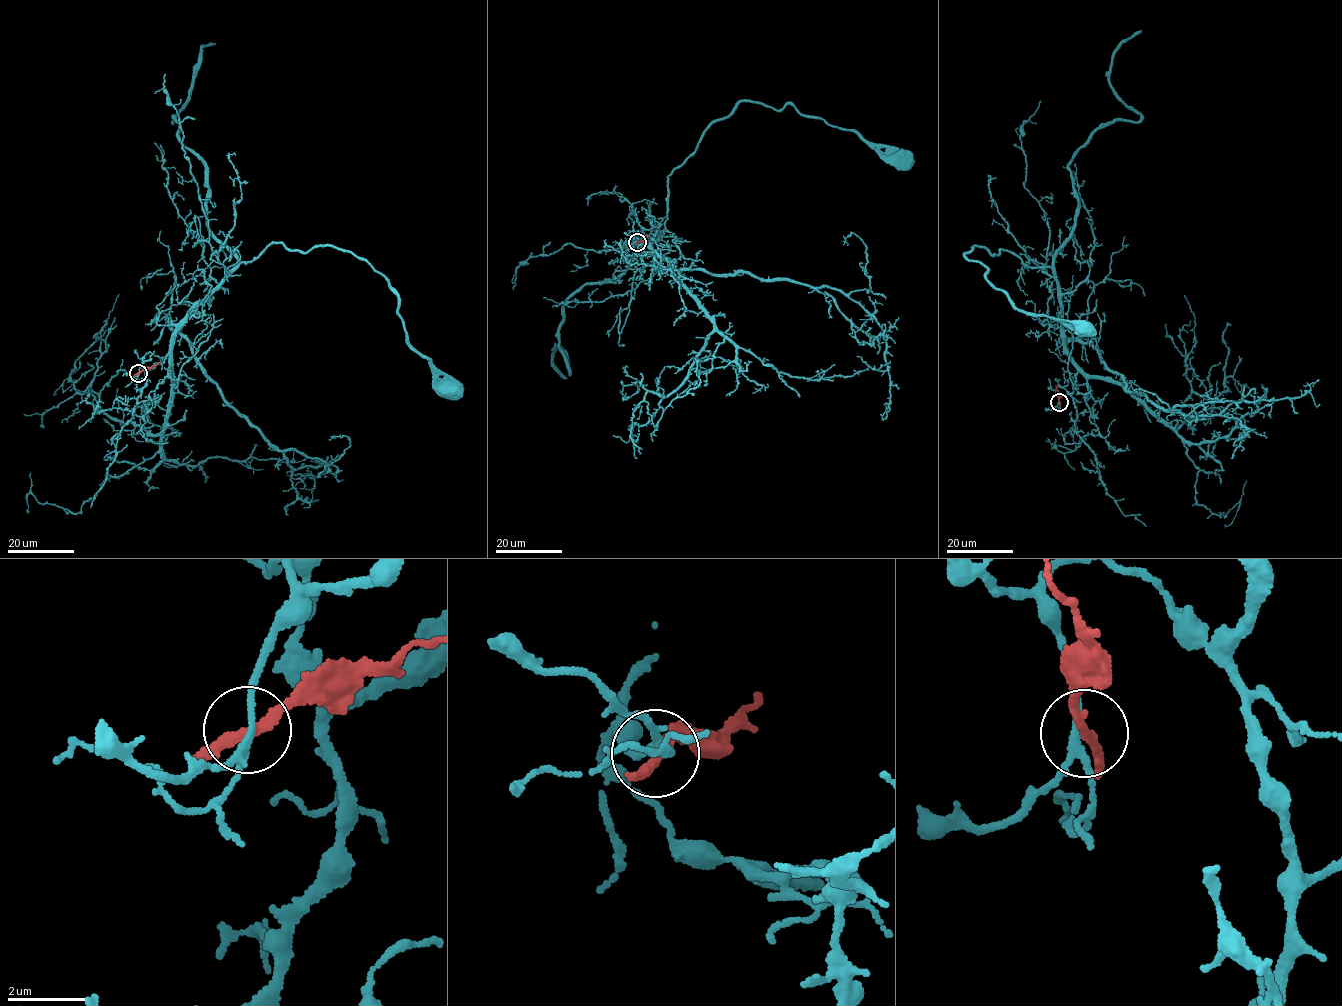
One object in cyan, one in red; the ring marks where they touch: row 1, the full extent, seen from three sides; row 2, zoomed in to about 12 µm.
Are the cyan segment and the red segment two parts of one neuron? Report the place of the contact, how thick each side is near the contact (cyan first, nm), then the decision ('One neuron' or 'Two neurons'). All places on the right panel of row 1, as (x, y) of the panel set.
Place: (1059, 402). Thickness 160 nm (cyan) against 240 nm. Two neurons

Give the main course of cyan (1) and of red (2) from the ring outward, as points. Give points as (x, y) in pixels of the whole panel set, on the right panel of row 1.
1: (1059, 402), (1055, 390), (1074, 391), (1077, 372), (1050, 266), (975, 244), (965, 254), (1011, 305), (1083, 331)
2: (1059, 401), (1055, 385)

